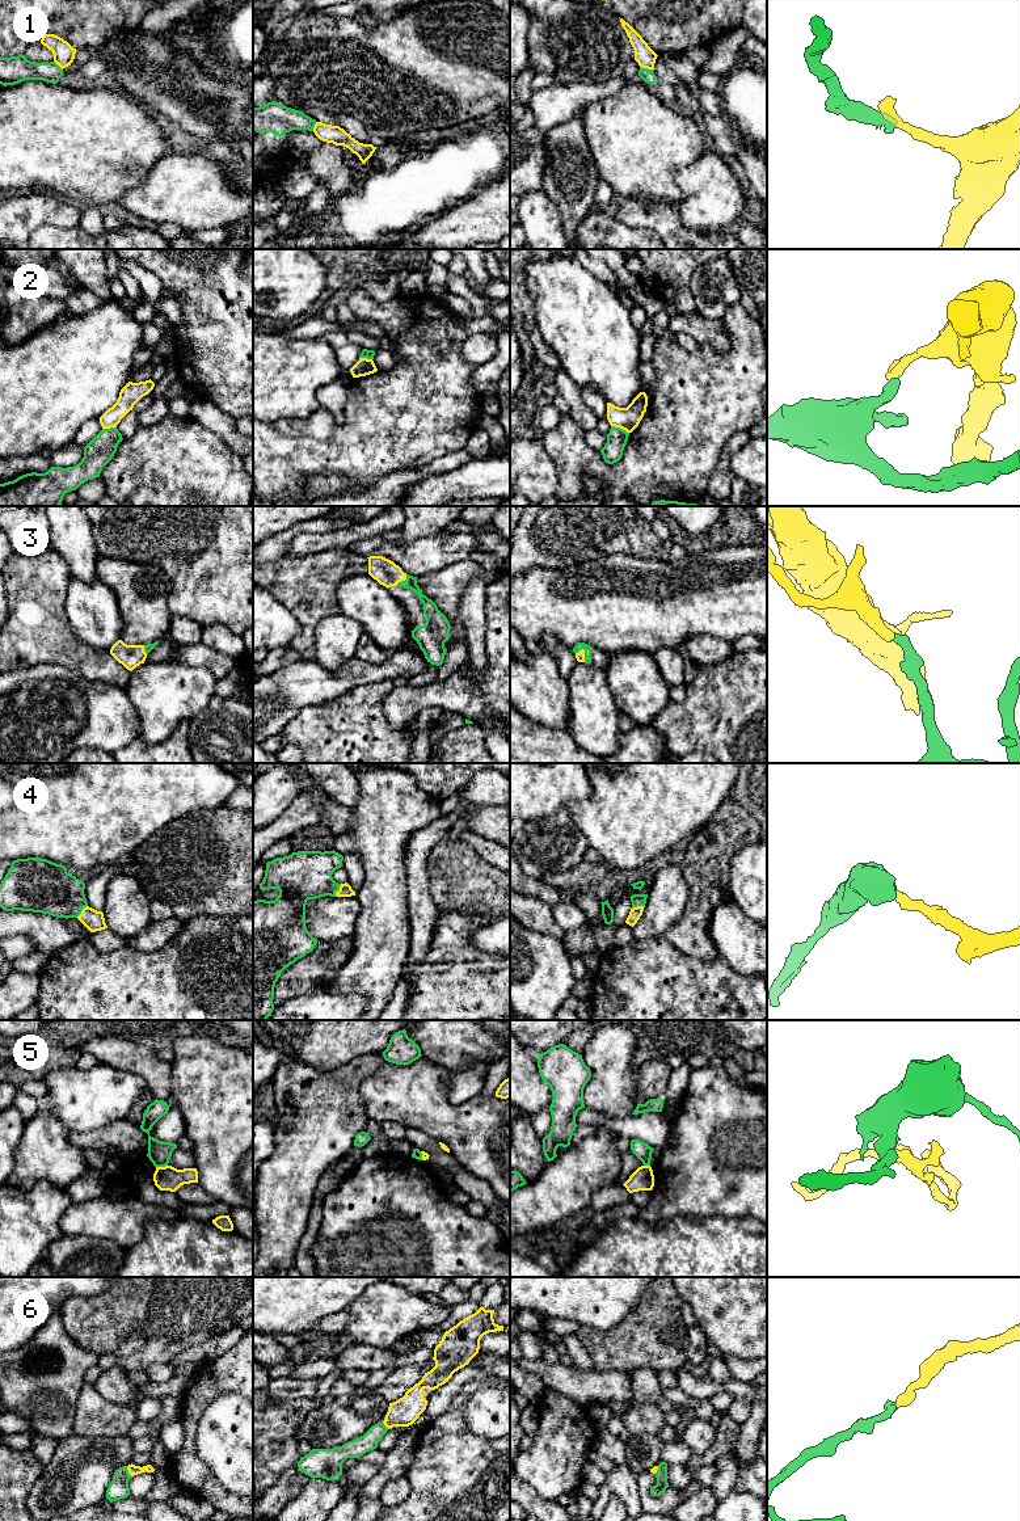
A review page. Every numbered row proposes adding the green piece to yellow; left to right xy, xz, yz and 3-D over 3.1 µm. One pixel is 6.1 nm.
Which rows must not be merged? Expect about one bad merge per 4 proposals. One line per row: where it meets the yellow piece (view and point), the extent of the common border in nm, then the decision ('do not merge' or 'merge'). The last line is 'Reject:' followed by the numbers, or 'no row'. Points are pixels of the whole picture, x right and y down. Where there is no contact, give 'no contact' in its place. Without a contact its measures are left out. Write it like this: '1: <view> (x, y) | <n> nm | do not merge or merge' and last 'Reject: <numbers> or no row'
1: yz (647, 67) | 80 nm | do not merge
2: yz (620, 428) | 120 nm | do not merge
3: xz (403, 580) | 90 nm | merge
4: xz (338, 890) | 90 nm | merge
5: xy (161, 1167) | 70 nm | do not merge
6: xy (129, 1471) | 70 nm | merge
Reject: 1, 2, 5

